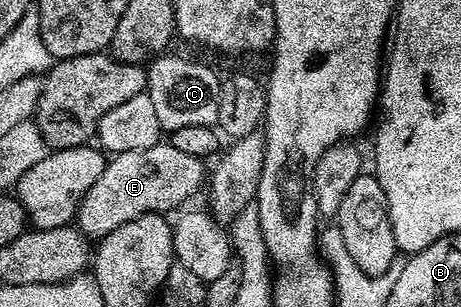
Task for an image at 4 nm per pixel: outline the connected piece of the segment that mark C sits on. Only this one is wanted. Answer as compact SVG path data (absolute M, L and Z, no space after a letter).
M161 55L147 66L150 103L158 115L158 123L165 134L171 135L180 127L215 126L218 119L221 74L192 57L168 57Z

